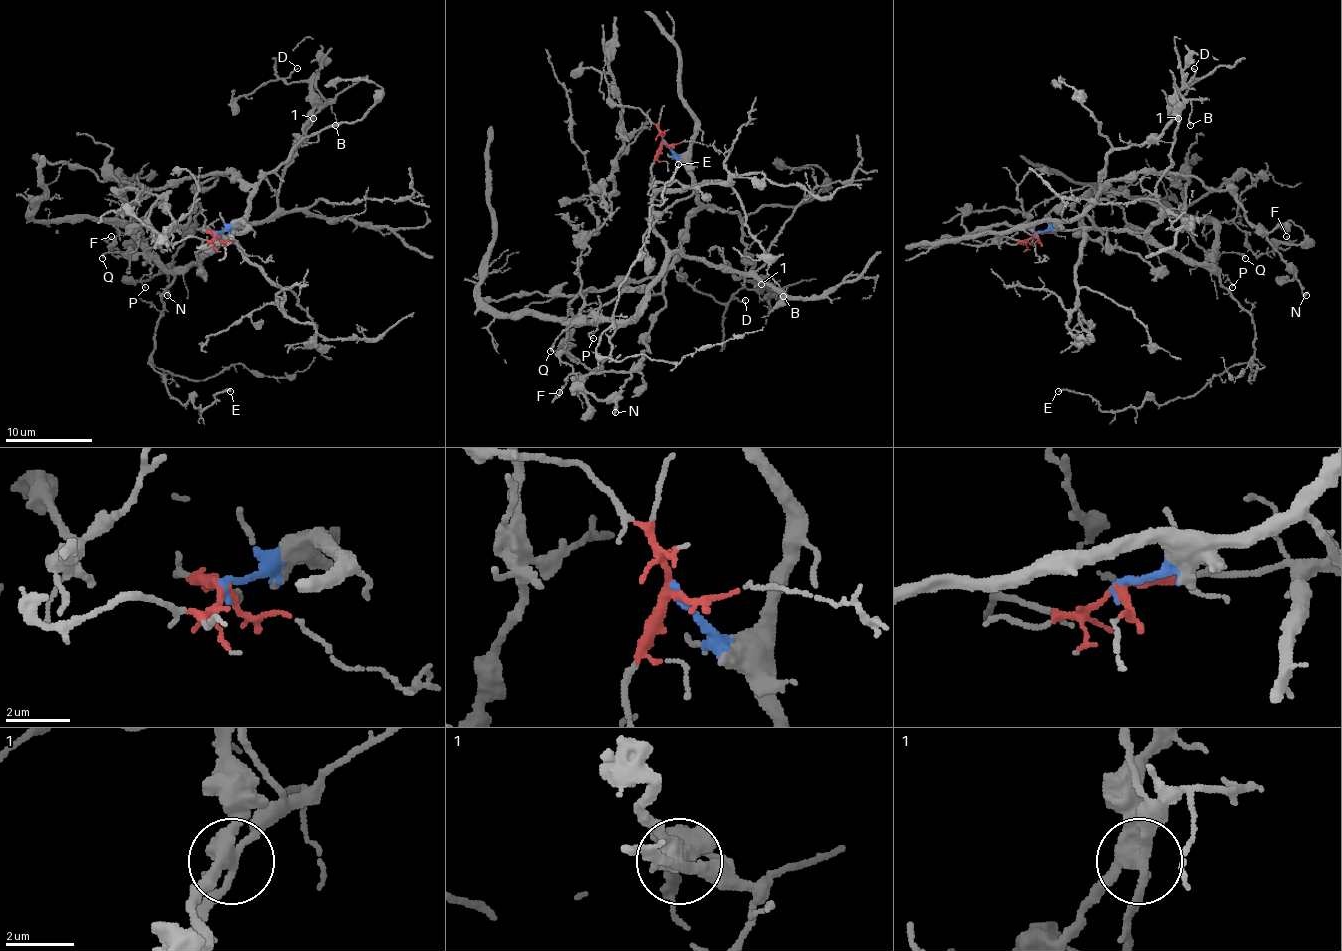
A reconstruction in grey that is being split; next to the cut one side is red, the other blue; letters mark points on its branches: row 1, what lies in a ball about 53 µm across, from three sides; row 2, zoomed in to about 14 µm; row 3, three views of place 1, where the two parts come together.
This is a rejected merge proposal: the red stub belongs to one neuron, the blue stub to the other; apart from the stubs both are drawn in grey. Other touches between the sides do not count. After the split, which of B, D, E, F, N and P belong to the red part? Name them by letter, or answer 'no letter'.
B, E, F, P

